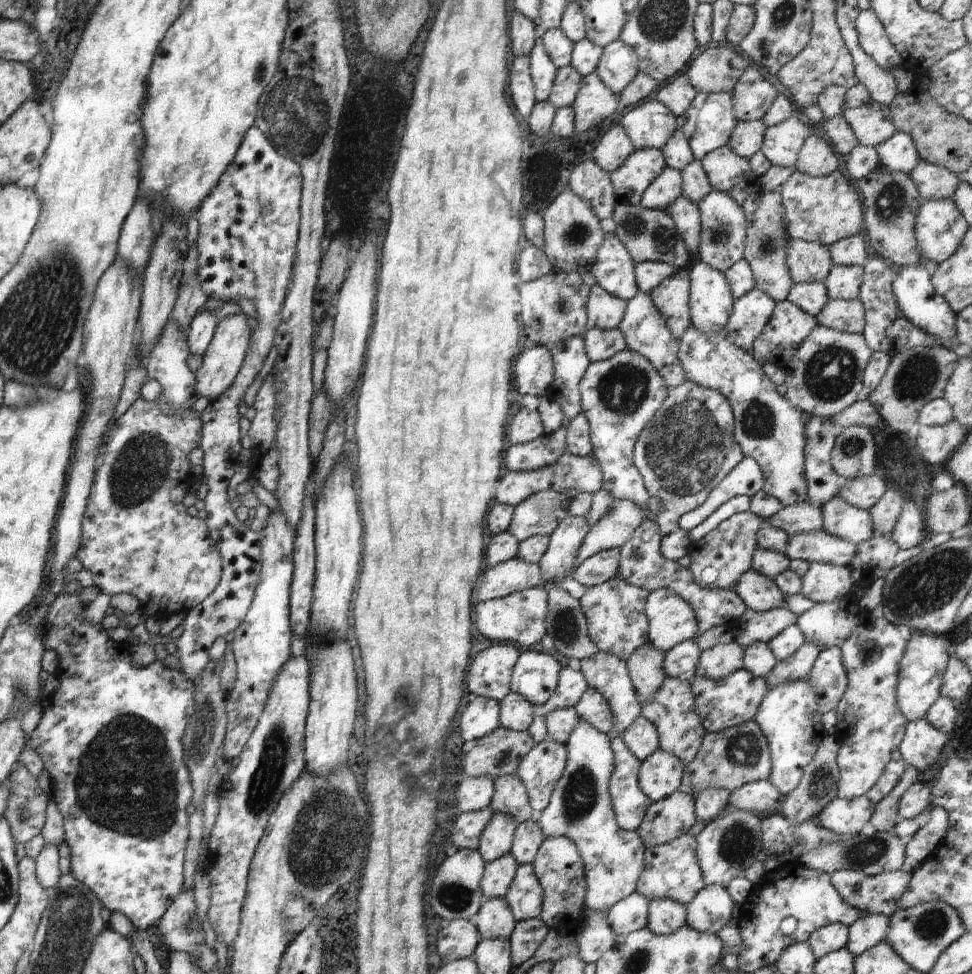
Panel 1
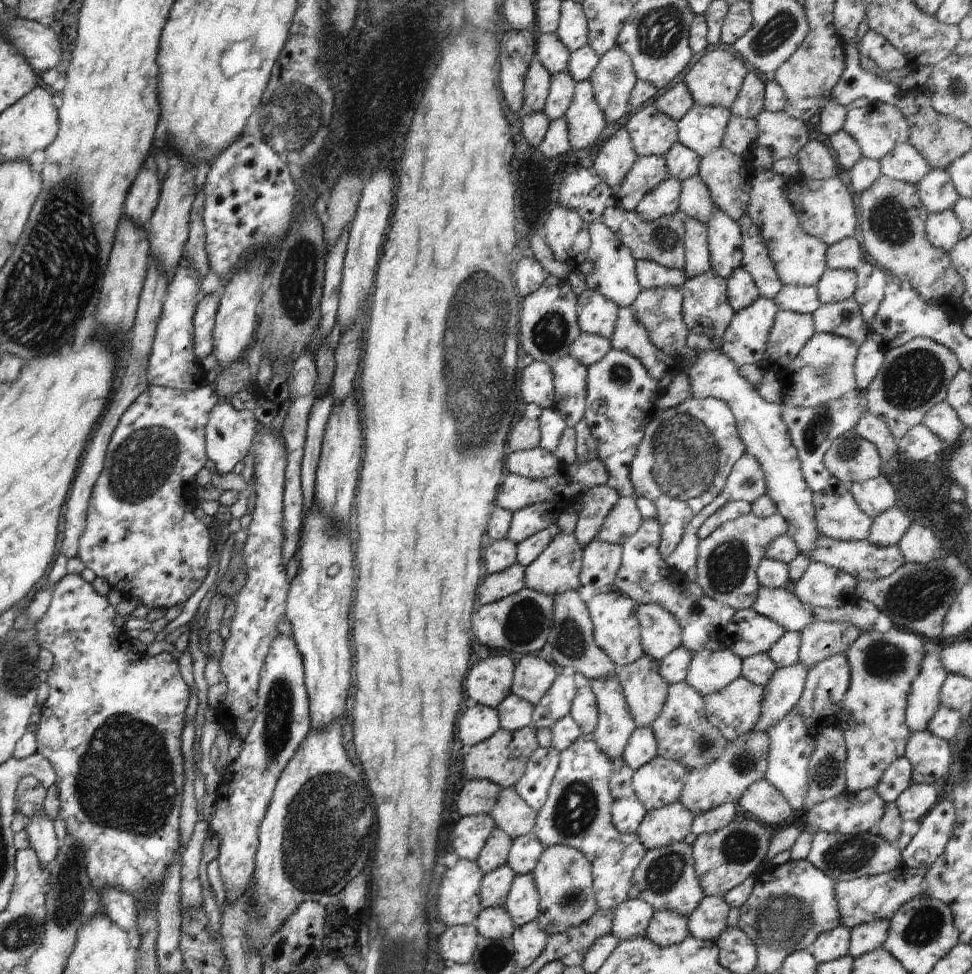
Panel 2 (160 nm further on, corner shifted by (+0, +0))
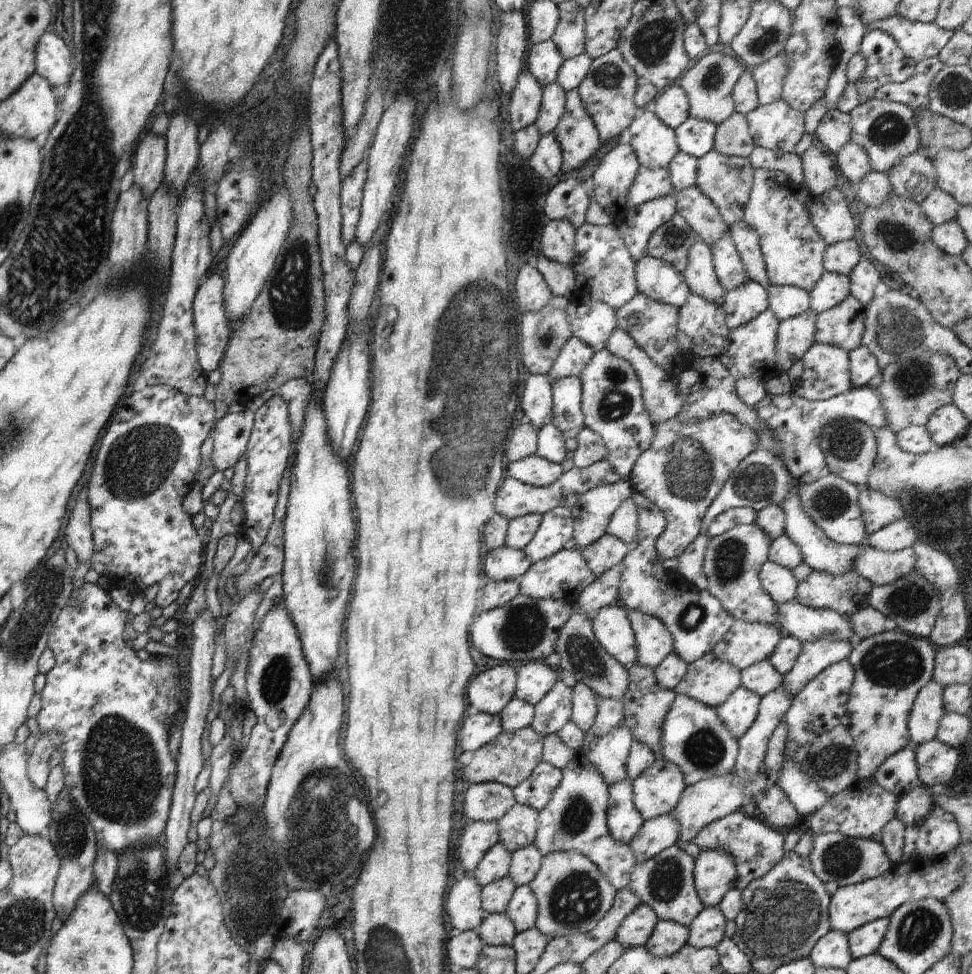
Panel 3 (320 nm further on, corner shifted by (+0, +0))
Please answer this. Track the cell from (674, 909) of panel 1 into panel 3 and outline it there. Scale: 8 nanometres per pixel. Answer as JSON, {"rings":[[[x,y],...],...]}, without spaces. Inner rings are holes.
{"rings":[[[658,921],[645,949],[658,958],[669,957],[677,953],[689,939],[689,928],[672,921]]]}

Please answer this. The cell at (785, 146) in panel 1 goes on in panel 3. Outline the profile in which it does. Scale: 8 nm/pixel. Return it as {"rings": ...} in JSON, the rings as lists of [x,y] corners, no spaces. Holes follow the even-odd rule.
{"rings":[[[782,98],[770,104],[758,105],[745,117],[749,122],[750,136],[753,136],[755,146],[773,150],[777,155],[796,152],[796,144],[806,133],[804,130],[804,113],[792,108]]]}

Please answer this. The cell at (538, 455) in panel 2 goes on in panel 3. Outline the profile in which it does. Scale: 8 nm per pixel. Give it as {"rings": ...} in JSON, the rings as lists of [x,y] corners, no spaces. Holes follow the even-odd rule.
{"rings":[[[537,454],[507,463],[508,476],[535,487],[547,487],[554,484],[563,472],[560,464],[550,462]]]}

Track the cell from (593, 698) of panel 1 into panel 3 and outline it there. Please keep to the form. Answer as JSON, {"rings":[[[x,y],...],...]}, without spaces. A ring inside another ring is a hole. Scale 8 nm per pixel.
{"rings":[[[577,682],[572,688],[571,720],[584,732],[594,726],[598,703],[597,694],[585,684]]]}

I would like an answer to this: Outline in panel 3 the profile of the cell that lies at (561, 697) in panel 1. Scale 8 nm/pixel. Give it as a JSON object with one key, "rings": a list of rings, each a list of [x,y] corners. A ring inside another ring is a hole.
{"rings":[[[556,681],[552,690],[534,705],[531,727],[543,738],[557,734],[571,720],[571,696],[572,689],[562,681]]]}

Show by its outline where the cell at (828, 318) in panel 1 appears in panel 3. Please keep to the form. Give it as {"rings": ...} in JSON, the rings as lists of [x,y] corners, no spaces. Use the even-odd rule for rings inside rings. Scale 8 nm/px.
{"rings":[[[850,295],[838,306],[817,314],[815,342],[850,352],[862,345],[865,306]]]}

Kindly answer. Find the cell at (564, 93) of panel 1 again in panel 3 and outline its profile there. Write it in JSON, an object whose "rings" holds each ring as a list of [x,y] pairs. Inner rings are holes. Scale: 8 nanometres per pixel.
{"rings":[[[558,83],[543,88],[543,99],[535,122],[541,136],[552,133],[560,122],[565,111],[566,93]]]}

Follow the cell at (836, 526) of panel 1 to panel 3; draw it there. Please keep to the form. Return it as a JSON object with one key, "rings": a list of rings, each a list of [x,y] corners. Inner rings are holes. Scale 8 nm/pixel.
{"rings":[[[832,472],[814,482],[802,483],[799,486],[799,497],[804,512],[826,533],[827,537],[830,537],[830,540],[841,545],[864,545],[868,536],[858,506],[860,491],[858,487]]]}

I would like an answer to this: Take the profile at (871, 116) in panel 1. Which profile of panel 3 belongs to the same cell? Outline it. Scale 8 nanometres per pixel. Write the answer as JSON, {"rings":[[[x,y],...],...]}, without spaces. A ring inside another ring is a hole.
{"rings":[[[872,98],[856,105],[849,115],[851,141],[864,149],[872,171],[888,174],[902,157],[921,151],[916,111],[906,104]]]}

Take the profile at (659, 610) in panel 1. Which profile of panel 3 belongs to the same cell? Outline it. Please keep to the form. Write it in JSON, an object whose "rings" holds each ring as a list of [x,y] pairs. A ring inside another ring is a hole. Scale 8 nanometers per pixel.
{"rings":[[[628,610],[627,617],[635,634],[637,662],[655,669],[673,651],[673,638],[666,625],[646,613]]]}

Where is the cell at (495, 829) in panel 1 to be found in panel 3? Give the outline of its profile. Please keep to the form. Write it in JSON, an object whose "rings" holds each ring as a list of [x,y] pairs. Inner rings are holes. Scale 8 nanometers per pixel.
{"rings":[[[498,841],[478,863],[472,872],[476,882],[482,887],[509,875],[511,852]]]}

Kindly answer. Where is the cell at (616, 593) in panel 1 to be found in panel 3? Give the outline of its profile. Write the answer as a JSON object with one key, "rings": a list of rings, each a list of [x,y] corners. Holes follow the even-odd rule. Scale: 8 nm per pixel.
{"rings":[[[621,603],[602,607],[592,620],[598,642],[622,666],[637,662],[635,634],[627,617],[627,611],[628,609]]]}

